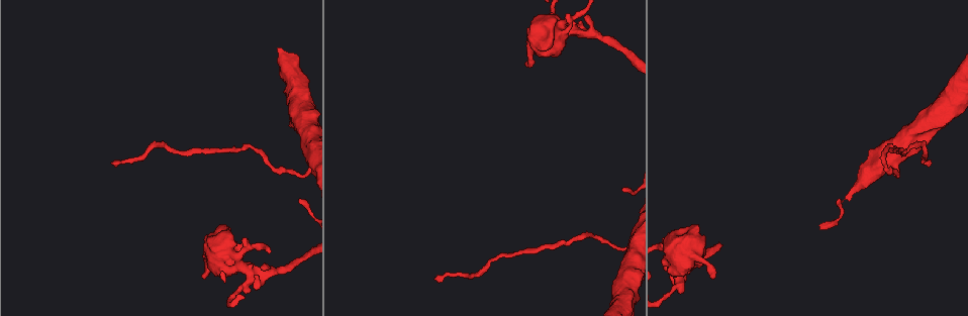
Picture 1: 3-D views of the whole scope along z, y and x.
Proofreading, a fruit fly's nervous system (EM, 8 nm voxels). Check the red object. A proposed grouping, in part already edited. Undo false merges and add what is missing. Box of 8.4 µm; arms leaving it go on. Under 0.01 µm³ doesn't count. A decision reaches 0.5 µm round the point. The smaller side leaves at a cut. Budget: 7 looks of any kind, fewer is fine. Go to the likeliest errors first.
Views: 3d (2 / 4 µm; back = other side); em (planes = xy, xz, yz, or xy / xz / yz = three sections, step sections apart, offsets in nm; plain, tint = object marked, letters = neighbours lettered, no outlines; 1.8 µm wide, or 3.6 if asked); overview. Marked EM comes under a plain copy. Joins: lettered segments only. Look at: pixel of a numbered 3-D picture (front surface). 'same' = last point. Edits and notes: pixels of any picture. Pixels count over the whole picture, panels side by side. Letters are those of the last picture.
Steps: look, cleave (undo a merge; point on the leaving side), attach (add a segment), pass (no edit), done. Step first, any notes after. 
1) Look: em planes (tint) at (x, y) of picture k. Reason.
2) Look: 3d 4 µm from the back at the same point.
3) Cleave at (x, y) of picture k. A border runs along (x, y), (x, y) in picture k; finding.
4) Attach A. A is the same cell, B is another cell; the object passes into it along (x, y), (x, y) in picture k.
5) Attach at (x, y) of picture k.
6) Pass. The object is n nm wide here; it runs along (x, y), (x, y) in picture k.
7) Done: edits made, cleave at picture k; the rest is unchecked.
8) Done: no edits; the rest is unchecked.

Look: em 3.6 µm planes (letters) at (579, 23) of picture 1. Branch stops here.

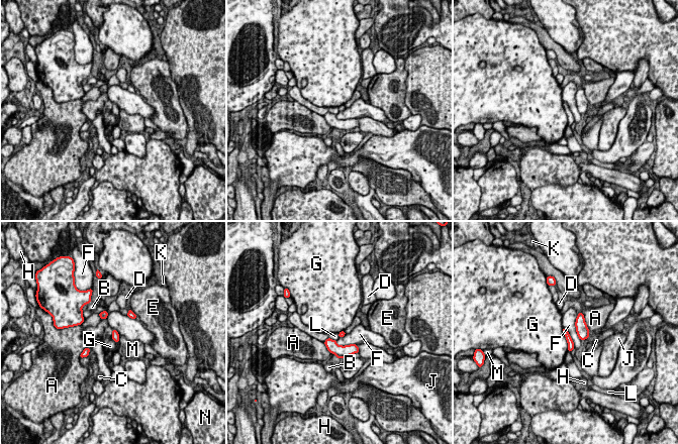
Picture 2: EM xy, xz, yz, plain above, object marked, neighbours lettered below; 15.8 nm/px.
Pass. A, B, C, D, E, F, G, H, J, K, L, M and N are other cells; it runs along (564, 329), (570, 342), (570, 349) in picture 2; none of them fits.

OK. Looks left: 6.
Look: em yz step 16 (letters) at (711, 279) of picture 1. Free end.

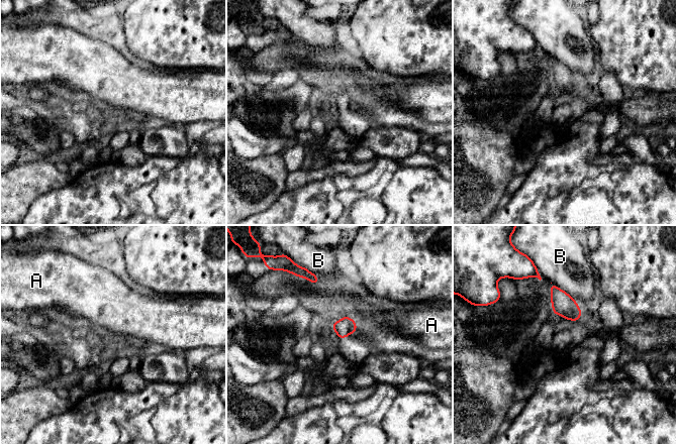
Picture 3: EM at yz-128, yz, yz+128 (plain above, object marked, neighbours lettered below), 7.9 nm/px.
Look: em planes (letters) at the same point. Another direction.

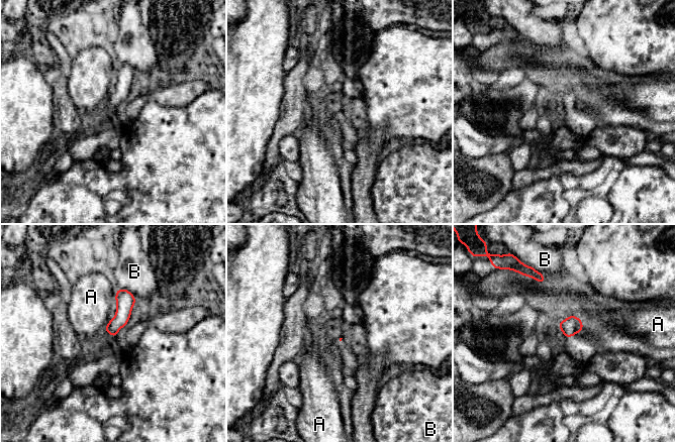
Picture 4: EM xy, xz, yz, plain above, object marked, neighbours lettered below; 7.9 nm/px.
Pass. The longest contact is with B, 170 nm; A and B are other cells; a border runs along (529, 277), (545, 283) in picture 4; none of them fits.

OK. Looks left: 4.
Look: em xz step 8 (tint) at (435, 279) of picture 1. Free end.

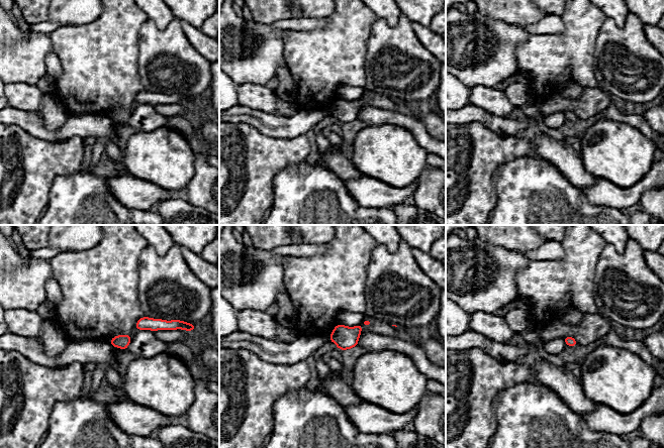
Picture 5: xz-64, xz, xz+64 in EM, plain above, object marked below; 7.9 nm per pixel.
Look: em xy step 4 (letters) at the same point. Another direction.

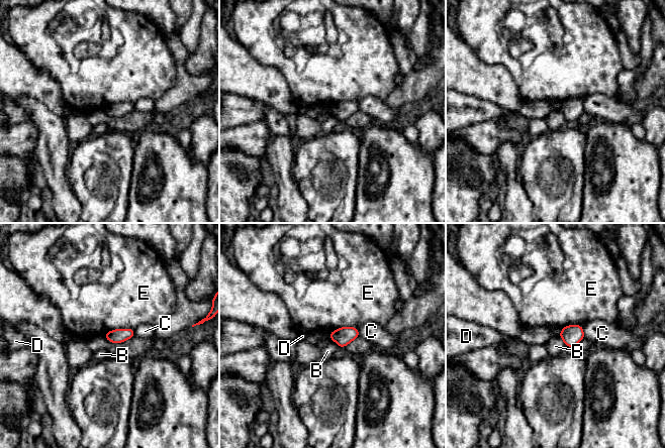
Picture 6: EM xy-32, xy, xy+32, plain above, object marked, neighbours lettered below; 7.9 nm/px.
Pass. B, C, D and E are other cells; a border runs along (558, 335), (566, 346) in picture 6; no lettered segment goes on from it.

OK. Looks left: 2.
Done: no edits; the rest is unchecked.

